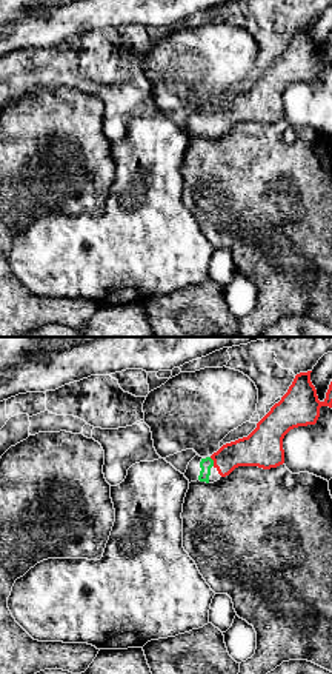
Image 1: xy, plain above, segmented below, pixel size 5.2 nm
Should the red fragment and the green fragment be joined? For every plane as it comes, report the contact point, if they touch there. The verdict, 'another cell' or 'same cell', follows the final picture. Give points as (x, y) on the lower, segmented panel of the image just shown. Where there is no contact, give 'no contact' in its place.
(214, 462)

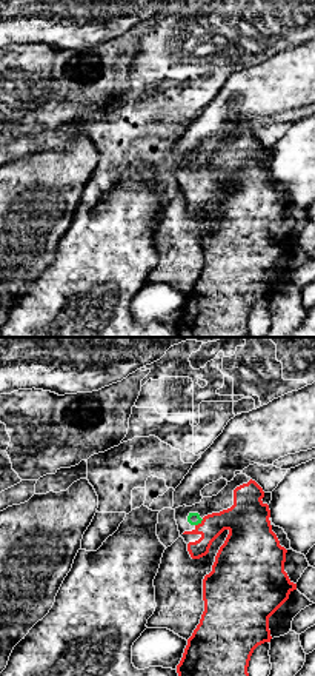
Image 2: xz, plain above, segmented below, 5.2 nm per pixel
(198, 524)

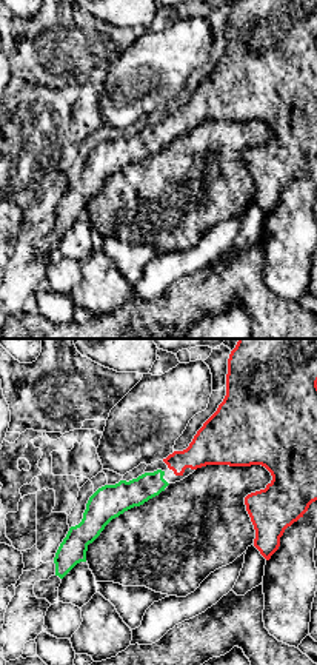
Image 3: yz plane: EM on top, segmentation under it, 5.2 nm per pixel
no contact

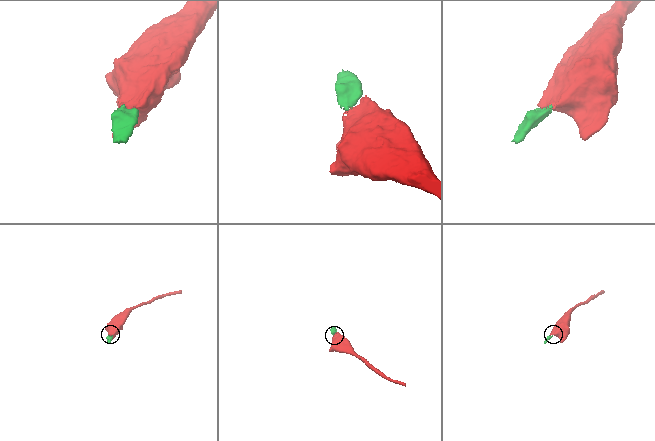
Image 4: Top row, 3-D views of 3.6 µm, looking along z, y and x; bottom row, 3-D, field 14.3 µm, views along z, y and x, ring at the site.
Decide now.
same cell

